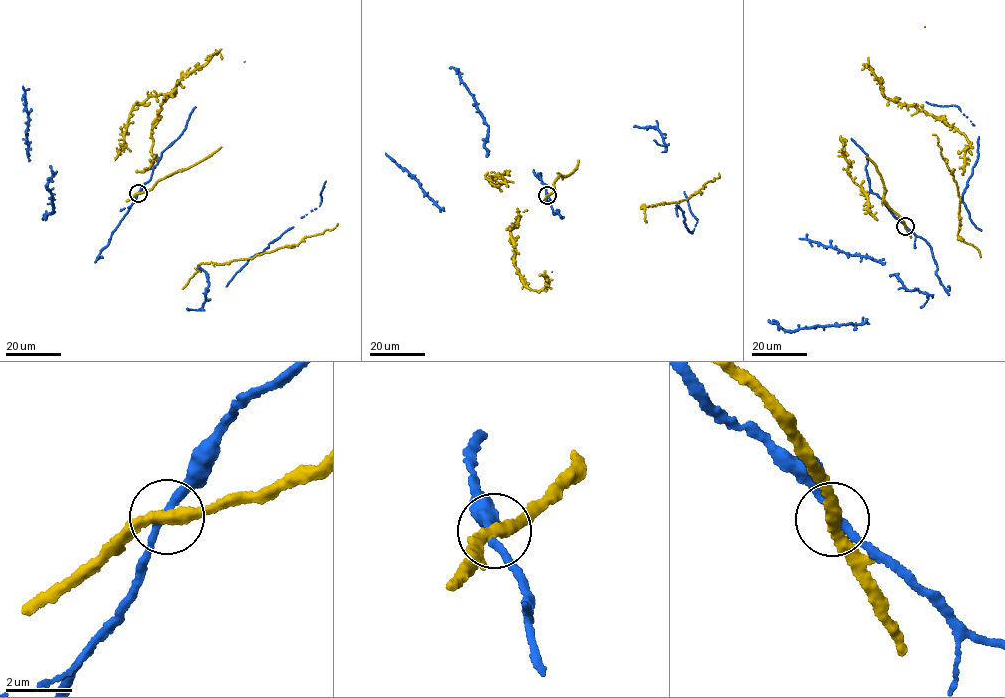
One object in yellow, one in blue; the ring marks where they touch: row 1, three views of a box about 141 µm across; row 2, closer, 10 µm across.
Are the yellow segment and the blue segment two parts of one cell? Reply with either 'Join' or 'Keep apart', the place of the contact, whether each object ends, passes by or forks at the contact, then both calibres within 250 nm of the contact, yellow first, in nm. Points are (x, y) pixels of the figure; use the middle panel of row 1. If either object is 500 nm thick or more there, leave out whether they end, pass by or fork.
Keep apart. Place: (547, 195). At the ring yellow passes by. At the ring blue passes by. Thickness 360 nm (yellow) against 220 nm

